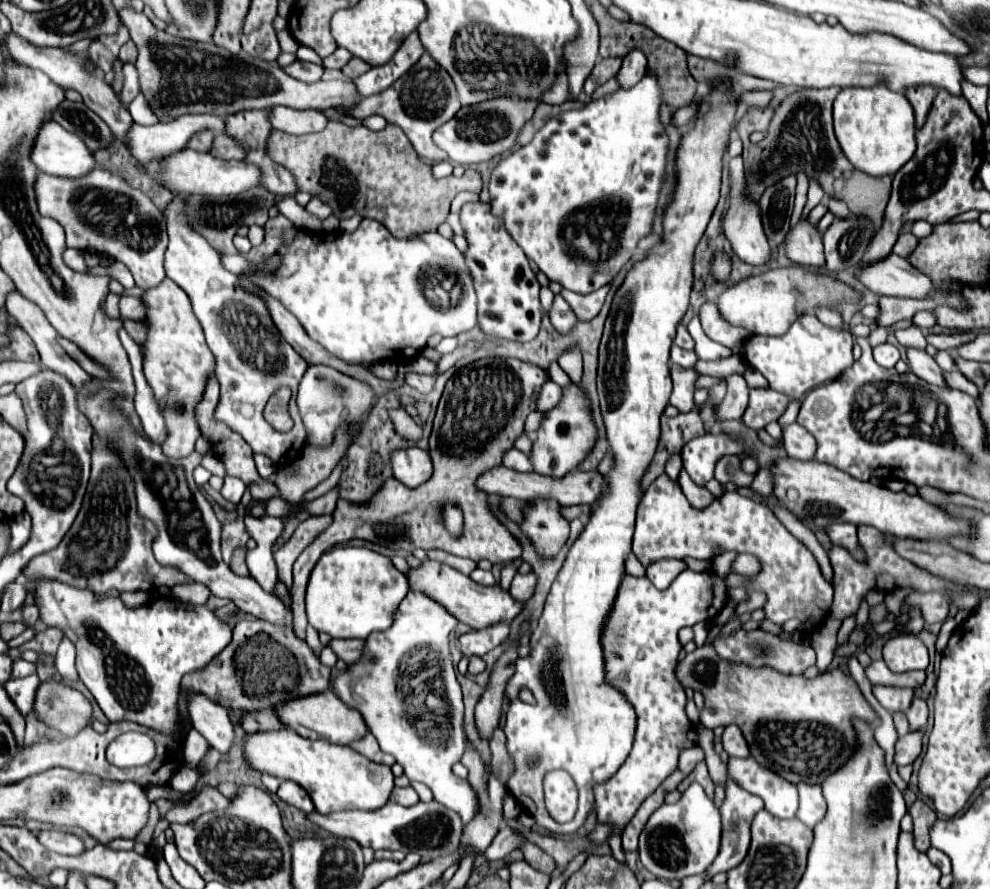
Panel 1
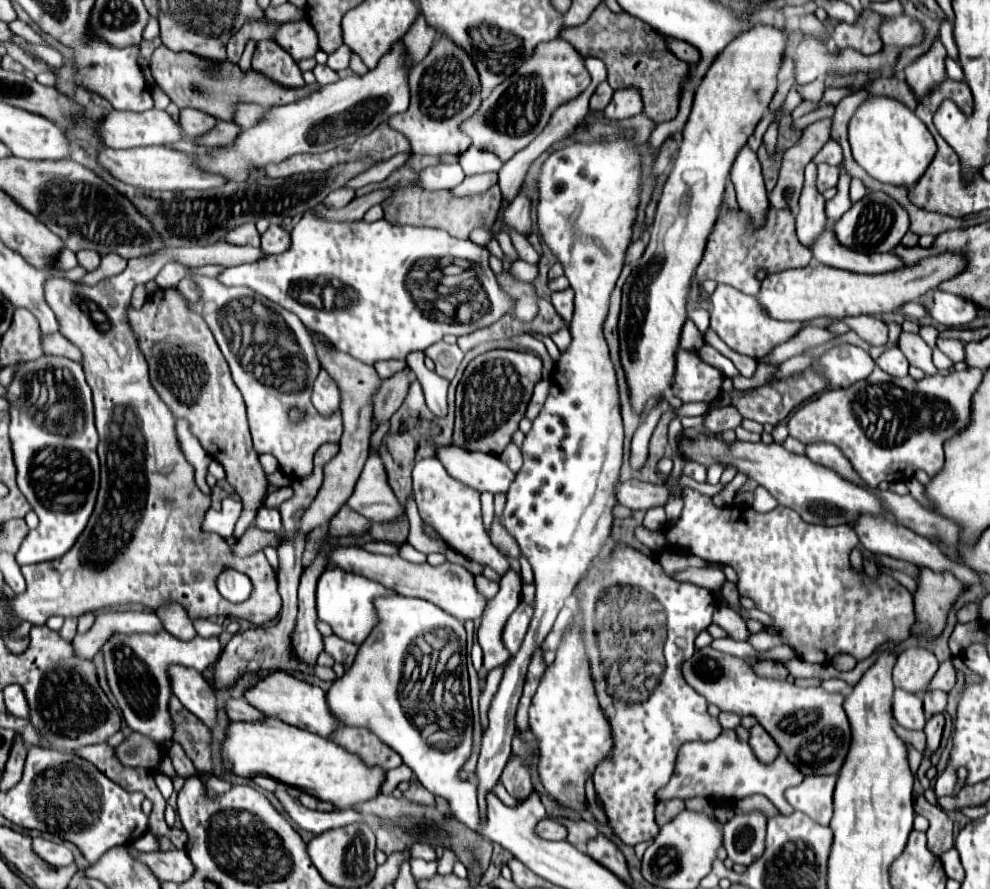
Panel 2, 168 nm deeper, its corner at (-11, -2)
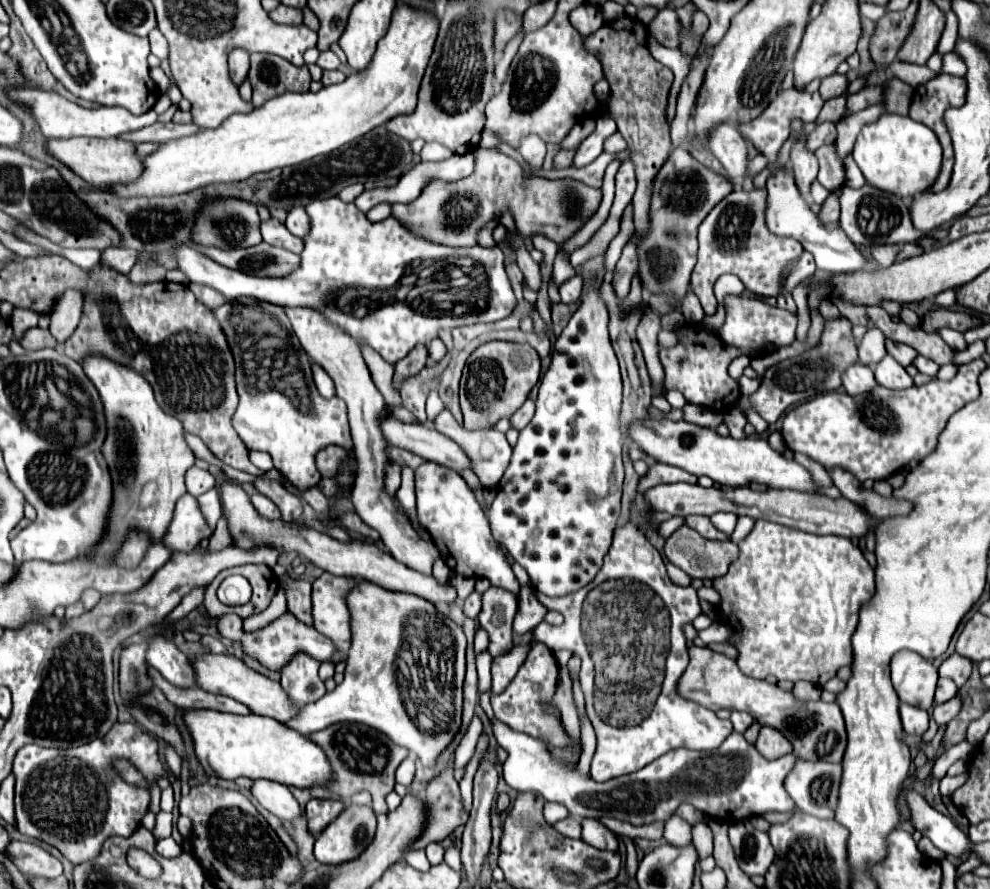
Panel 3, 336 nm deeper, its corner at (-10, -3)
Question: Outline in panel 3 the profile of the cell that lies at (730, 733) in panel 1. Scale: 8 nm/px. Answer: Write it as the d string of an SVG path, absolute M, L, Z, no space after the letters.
M763 726L761 728L755 746L769 760L775 760L775 758L781 758L781 756L793 752L791 742L779 730L773 730L771 726Z

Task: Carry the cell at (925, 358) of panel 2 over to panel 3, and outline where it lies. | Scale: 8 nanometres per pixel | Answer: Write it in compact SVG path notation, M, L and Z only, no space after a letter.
M889 338L885 340L885 348L887 348L887 354L893 356L901 366L909 366L913 362L913 358L917 356L917 352L911 346L899 344L899 342L891 342Z

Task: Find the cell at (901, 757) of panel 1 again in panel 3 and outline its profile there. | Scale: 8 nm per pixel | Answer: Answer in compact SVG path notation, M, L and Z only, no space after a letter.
M957 694L955 698L943 702L943 704L937 704L935 710L933 710L933 718L937 720L937 724L947 724L949 720L953 720L961 710L961 696Z

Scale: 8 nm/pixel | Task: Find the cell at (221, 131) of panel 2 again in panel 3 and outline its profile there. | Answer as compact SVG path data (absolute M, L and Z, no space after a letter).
M155 122L151 126L141 128L141 130L121 134L119 138L127 140L127 142L133 142L133 144L139 144L139 142L157 142L157 144L161 144L161 142L169 142L169 140L175 140L175 138L191 136L197 130L199 128L195 124L175 124L175 122L161 124L161 122Z

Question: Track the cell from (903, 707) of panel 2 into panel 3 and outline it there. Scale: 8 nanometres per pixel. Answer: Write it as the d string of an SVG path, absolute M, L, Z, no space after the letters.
M901 704L899 706L899 714L901 714L901 722L903 722L903 730L907 734L915 734L915 736L923 736L923 732L929 728L929 712L913 708L909 704Z

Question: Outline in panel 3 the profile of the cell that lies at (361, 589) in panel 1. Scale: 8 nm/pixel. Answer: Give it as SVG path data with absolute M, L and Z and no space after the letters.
M327 572L313 582L313 628L331 638L335 654L329 662L335 666L347 660L351 646L349 610L345 606L345 594L351 586L355 586L353 578L339 578Z

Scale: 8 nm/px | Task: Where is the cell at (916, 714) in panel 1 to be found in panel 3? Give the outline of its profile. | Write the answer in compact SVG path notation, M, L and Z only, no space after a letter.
M939 678L939 684L937 684L937 692L935 692L935 702L941 704L941 702L947 702L949 698L953 698L957 694L957 686L951 678Z

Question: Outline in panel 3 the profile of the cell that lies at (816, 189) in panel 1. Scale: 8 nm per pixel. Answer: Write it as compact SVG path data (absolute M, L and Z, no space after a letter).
M835 144L821 146L815 156L819 158L819 176L817 180L827 188L827 190L837 190L845 184L845 166L839 160L839 154L835 152Z

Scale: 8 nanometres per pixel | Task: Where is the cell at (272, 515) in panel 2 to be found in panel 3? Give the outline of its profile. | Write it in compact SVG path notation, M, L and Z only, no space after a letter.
M257 492L257 494L251 496L251 502L253 502L255 510L259 510L259 514L263 514L265 518L281 518L279 508L267 496L263 496L263 494Z

